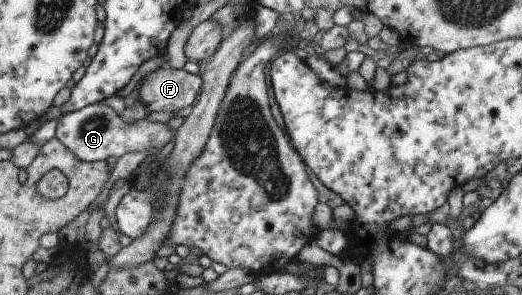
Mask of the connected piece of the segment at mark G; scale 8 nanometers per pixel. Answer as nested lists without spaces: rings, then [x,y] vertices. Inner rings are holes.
[[[102,101],[63,114],[57,121],[54,138],[83,162],[109,161],[129,151],[147,151],[164,146],[176,134],[166,123],[149,123],[147,117],[136,124],[126,124],[120,116]]]

